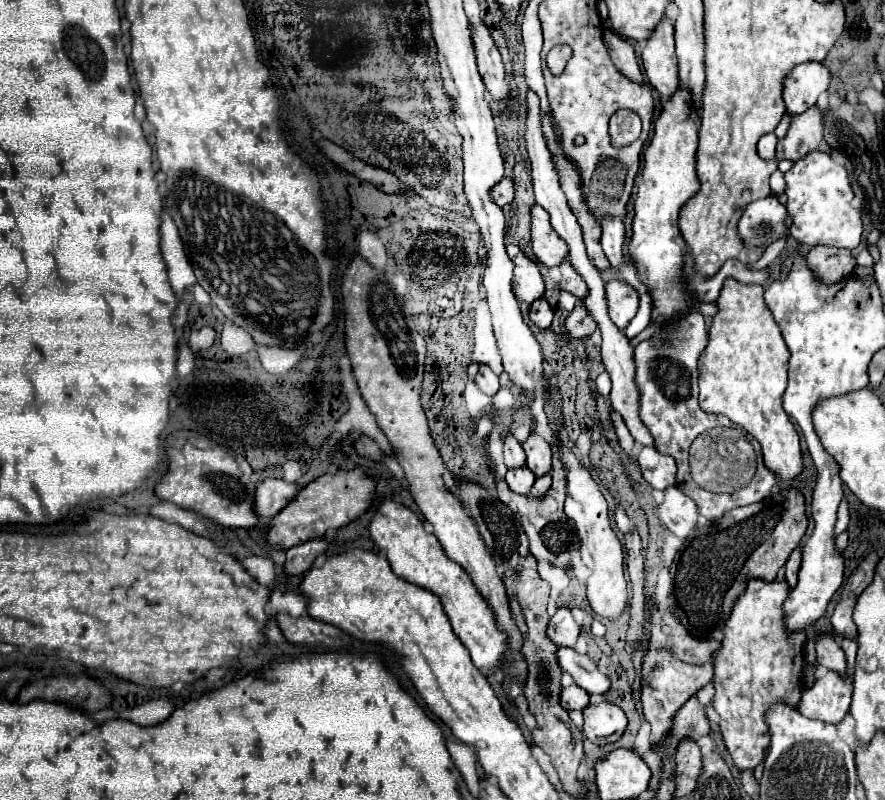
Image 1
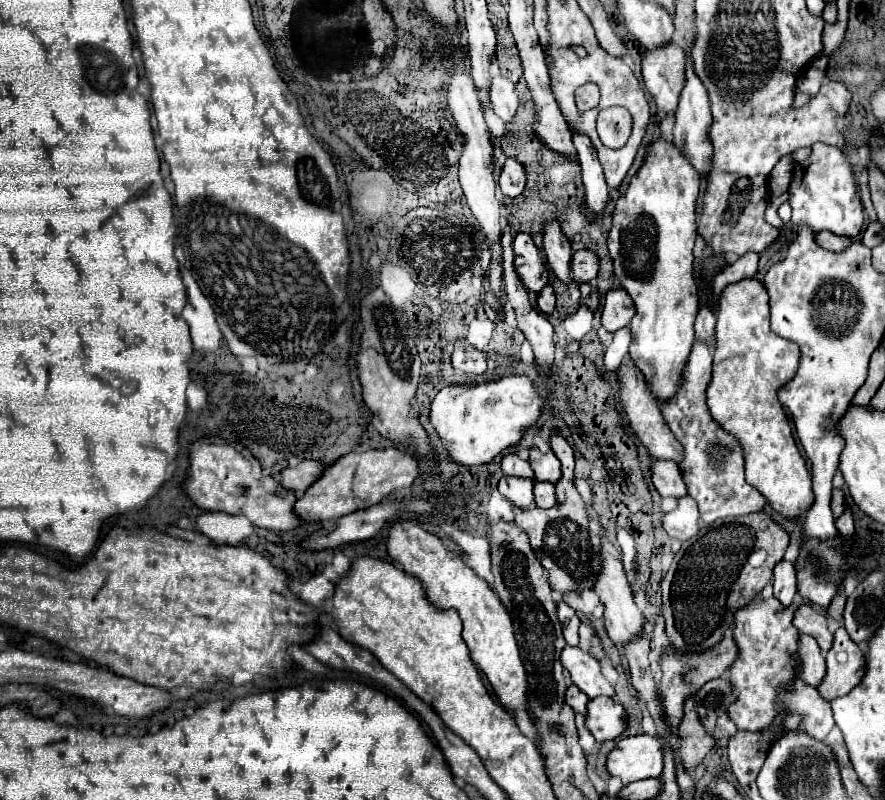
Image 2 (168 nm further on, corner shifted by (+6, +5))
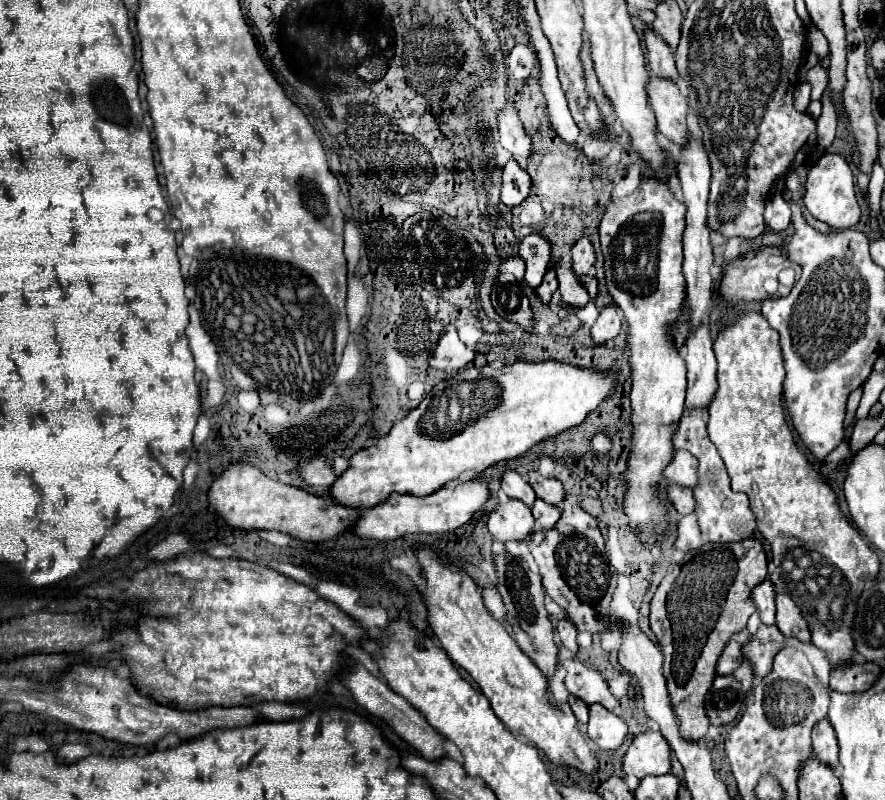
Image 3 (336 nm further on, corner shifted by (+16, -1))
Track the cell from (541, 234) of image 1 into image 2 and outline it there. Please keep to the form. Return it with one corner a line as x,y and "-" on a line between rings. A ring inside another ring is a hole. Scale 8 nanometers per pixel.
554,221
542,223
542,243
544,243
544,253
546,253
550,271
562,283
572,283
572,277
570,277
572,249
570,249
570,243
566,241
562,229
558,229
558,225
554,225

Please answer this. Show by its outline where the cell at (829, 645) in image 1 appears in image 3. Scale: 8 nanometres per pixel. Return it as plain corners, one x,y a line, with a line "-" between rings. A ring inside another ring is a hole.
776,593
776,625
786,637
794,637
804,643
810,641
808,623
802,619
800,609
786,593

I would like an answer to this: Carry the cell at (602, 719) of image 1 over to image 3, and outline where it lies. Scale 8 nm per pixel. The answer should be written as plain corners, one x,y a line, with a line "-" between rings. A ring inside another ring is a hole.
592,705
588,721
588,737
604,751
618,749
628,735
628,725
612,711

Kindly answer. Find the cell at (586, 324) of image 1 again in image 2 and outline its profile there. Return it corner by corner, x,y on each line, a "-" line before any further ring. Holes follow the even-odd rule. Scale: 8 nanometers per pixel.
584,283
584,285
580,285
580,293
582,293
580,305
588,307
590,311
596,311
598,309
598,291
592,289
588,283

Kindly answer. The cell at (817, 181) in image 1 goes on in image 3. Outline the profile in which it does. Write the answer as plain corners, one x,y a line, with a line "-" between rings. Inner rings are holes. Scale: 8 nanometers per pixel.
826,153
812,165
808,173
804,203
806,203
806,209
812,213
812,217
828,223
832,229
850,229
860,221
860,205
856,201
854,175
844,157

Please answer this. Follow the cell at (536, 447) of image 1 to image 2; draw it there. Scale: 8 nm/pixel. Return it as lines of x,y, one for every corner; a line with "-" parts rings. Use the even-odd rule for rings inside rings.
530,449
530,465
534,469
536,481
550,481
556,483
560,479
560,461
552,451
542,453
540,449

